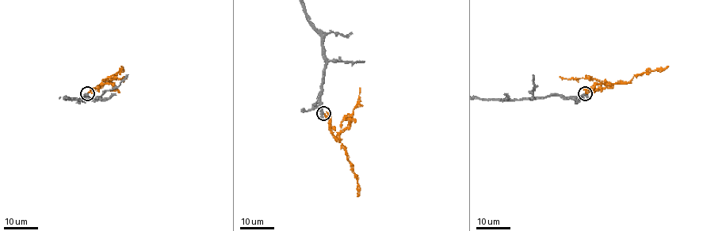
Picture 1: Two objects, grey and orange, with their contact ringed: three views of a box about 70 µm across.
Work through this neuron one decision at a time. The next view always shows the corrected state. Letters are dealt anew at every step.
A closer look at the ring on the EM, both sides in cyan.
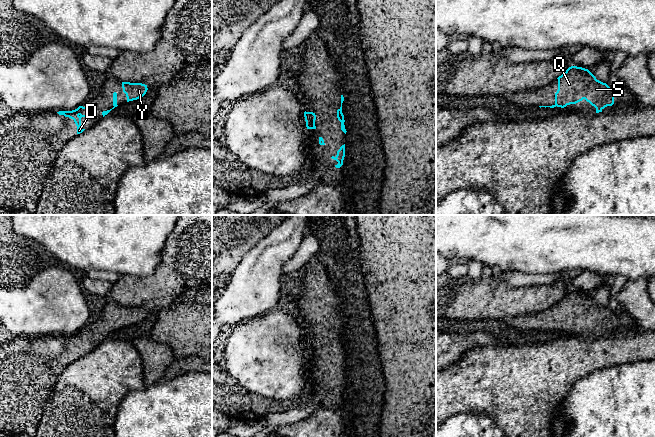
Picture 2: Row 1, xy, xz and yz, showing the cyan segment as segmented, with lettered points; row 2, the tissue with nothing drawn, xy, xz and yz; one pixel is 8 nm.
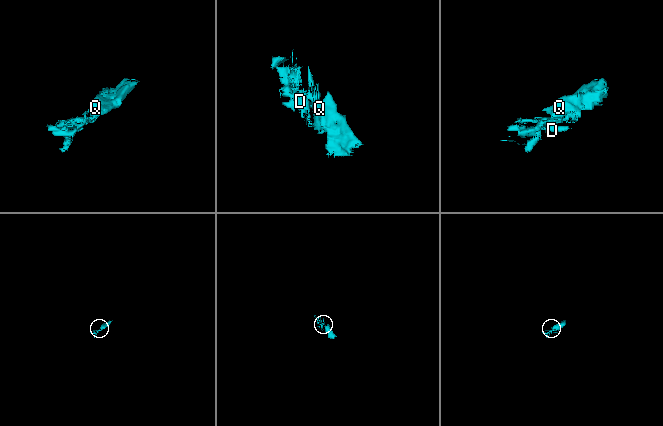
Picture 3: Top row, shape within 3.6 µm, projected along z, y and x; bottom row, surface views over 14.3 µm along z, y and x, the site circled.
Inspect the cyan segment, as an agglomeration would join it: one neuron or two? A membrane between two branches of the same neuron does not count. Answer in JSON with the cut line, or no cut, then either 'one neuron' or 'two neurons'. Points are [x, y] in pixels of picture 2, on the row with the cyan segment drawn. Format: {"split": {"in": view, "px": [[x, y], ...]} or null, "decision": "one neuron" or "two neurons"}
{"split": null, "decision": "one neuron"}

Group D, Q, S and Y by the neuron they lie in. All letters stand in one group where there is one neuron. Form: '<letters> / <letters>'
D Q S Y

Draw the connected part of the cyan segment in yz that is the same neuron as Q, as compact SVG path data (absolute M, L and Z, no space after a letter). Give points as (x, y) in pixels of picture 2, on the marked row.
M571 66L558 78L558 90L555 93L555 104L541 107L561 107L576 104L583 99L596 108L596 113L602 112L607 106L614 104L614 89L596 79L588 70Z

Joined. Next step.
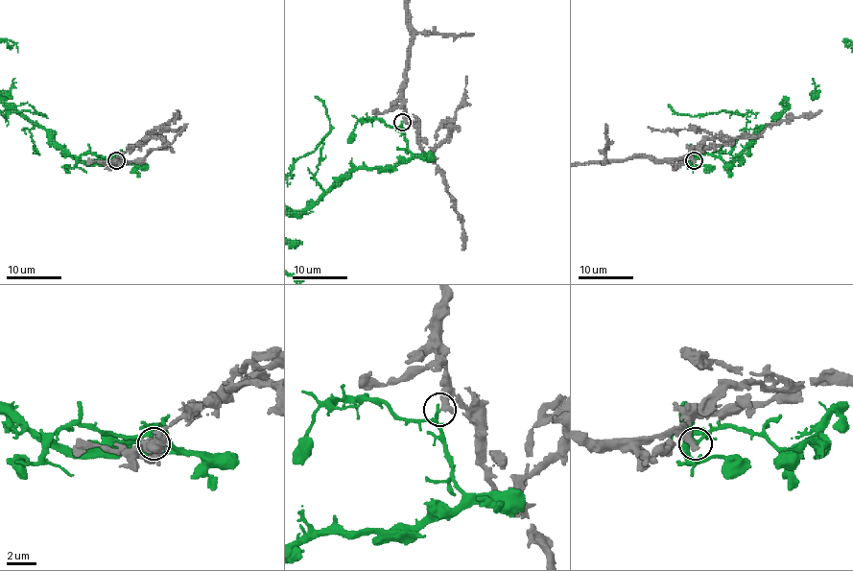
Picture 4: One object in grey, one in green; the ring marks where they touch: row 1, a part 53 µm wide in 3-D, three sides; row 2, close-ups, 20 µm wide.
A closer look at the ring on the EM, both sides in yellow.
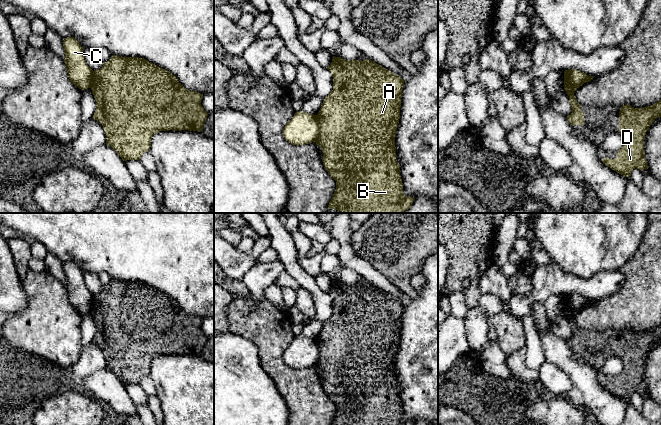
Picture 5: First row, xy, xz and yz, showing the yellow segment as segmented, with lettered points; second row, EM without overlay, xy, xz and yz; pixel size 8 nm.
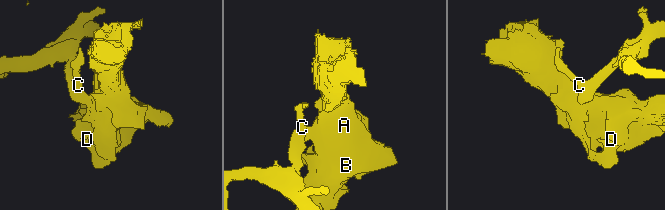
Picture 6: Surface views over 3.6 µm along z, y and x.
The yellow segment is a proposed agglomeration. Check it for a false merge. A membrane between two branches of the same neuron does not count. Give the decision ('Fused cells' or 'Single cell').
Fused cells

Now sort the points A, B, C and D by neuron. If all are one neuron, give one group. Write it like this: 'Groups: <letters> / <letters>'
Groups: A B D / C

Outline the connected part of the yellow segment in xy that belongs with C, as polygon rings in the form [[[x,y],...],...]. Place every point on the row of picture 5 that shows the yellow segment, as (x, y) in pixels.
[[[73,37],[63,39],[63,48],[65,52],[64,63],[70,81],[79,89],[91,88],[93,83],[93,70],[87,65],[83,47]]]

